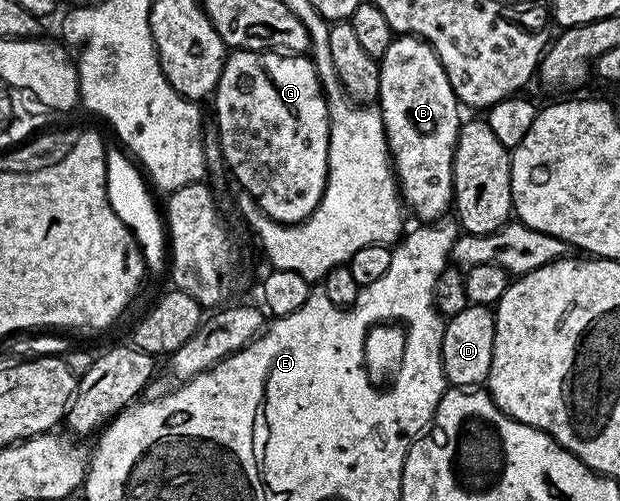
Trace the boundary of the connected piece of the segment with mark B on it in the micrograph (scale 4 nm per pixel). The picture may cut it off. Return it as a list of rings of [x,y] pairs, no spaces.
[[[412,34],[394,37],[391,48],[387,48],[387,52],[379,60],[379,65],[379,109],[385,125],[385,139],[389,141],[389,152],[401,200],[412,217],[414,214],[415,217],[421,218],[417,220],[422,223],[432,224],[446,217],[451,210],[453,153],[457,147],[457,134],[463,125],[463,117],[461,118],[460,114],[462,111],[447,80],[447,72],[443,72],[439,56],[435,56],[435,52],[423,39],[415,38]]]

